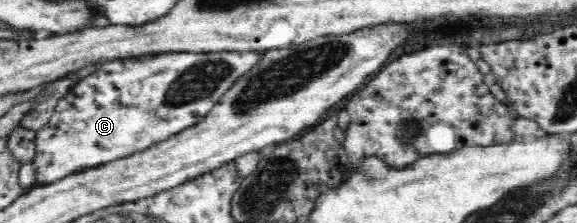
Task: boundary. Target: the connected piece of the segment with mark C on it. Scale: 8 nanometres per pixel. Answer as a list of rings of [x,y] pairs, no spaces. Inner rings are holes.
[[[258,52],[164,53],[152,59],[131,61],[115,59],[98,64],[97,71],[82,78],[55,107],[52,118],[35,136],[33,186],[52,183],[64,176],[83,172],[102,164],[128,157],[179,134],[203,121],[233,82],[261,60]]]

